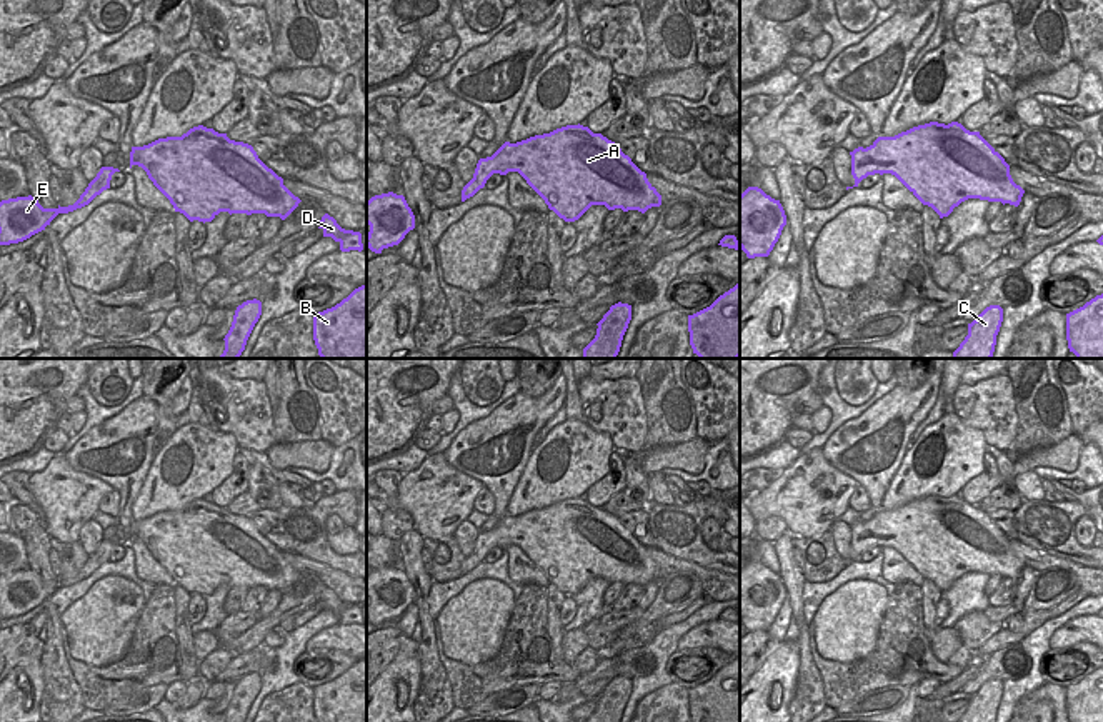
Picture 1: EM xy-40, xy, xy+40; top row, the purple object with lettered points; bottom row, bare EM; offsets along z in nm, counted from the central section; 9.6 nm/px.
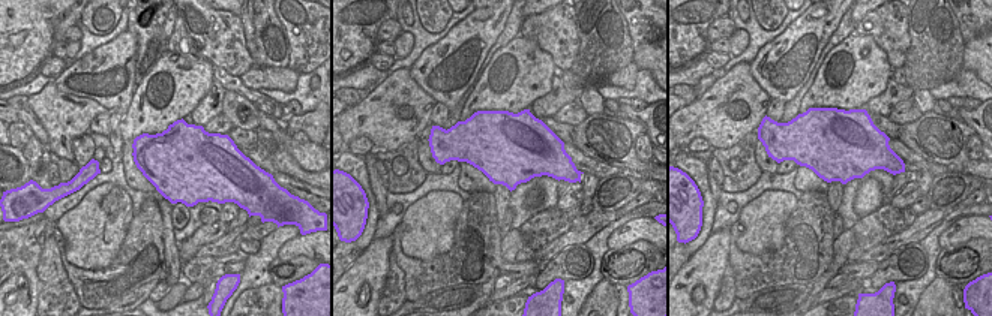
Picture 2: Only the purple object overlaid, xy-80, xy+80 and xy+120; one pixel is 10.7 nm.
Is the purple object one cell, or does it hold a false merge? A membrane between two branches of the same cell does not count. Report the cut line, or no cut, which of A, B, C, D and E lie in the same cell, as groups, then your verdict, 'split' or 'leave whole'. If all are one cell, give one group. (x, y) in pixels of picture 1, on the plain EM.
cut none; groups A B C D E; leave whole

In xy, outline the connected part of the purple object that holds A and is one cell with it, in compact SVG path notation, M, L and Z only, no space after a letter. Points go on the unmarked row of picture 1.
M580 497L517 517L505 515L492 530L478 534L473 552L462 564L462 575L483 562L493 547L507 549L508 545L518 545L565 595L578 594L591 579L641 587L661 579L661 569L648 555L646 547L621 525L620 519Z

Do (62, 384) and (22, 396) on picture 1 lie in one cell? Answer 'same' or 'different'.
same

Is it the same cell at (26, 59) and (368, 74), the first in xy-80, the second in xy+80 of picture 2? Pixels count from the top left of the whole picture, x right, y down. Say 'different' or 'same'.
different

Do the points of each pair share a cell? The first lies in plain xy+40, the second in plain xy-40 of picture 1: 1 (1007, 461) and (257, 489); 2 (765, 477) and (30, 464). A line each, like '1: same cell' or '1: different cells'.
1: same cell
2: different cells

